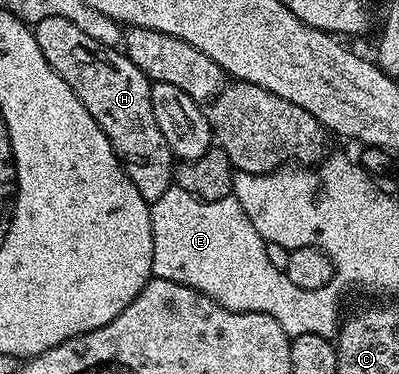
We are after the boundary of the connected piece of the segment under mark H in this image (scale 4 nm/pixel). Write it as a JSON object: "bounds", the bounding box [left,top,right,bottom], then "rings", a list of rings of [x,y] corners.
{"bounds":[34,17,174,204],"rings":[[[46,17],[38,21],[34,25],[34,34],[38,49],[42,49],[42,57],[46,57],[54,73],[58,73],[58,77],[62,77],[62,81],[66,81],[66,85],[74,89],[78,101],[86,105],[90,117],[94,117],[102,133],[106,133],[110,145],[116,150],[117,157],[123,161],[124,171],[130,181],[134,181],[138,193],[142,193],[142,197],[149,204],[158,201],[158,197],[162,197],[162,193],[166,193],[166,189],[173,186],[174,156],[170,145],[166,145],[166,137],[162,137],[162,129],[158,129],[158,121],[154,121],[154,105],[150,101],[152,83],[142,73],[142,69],[138,69],[138,65],[134,65],[134,61],[130,61],[123,50],[94,41],[94,37],[82,33],[82,29],[78,29],[74,21],[66,21],[66,17]]]}

